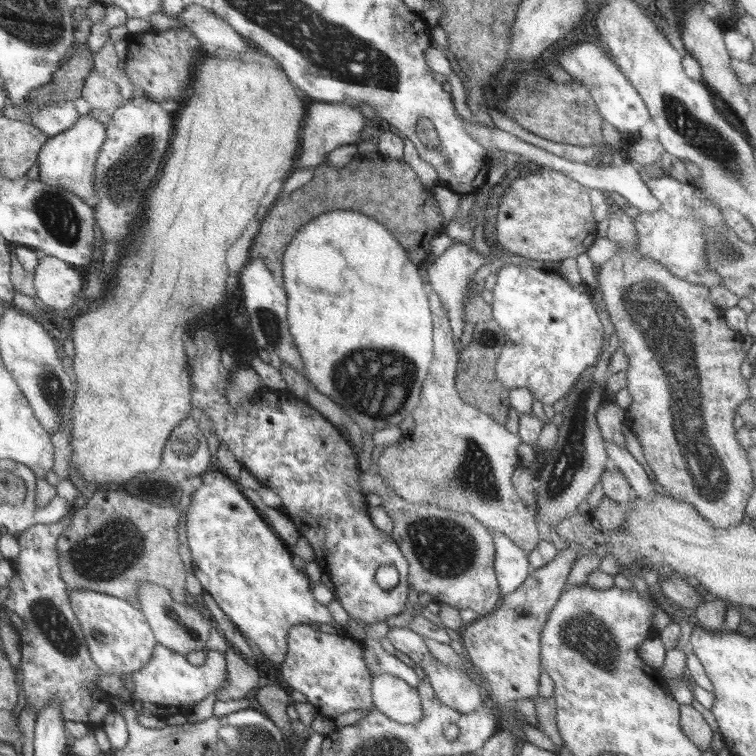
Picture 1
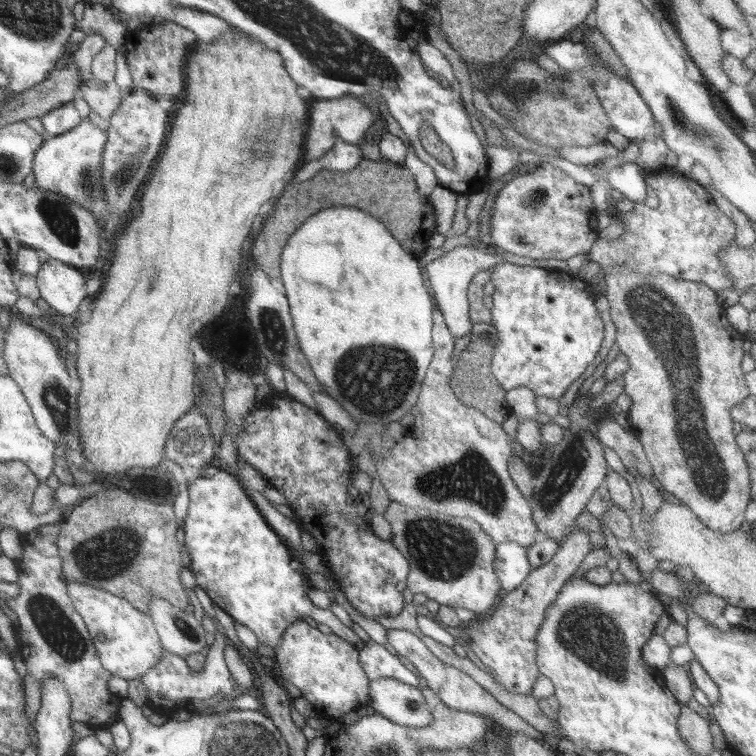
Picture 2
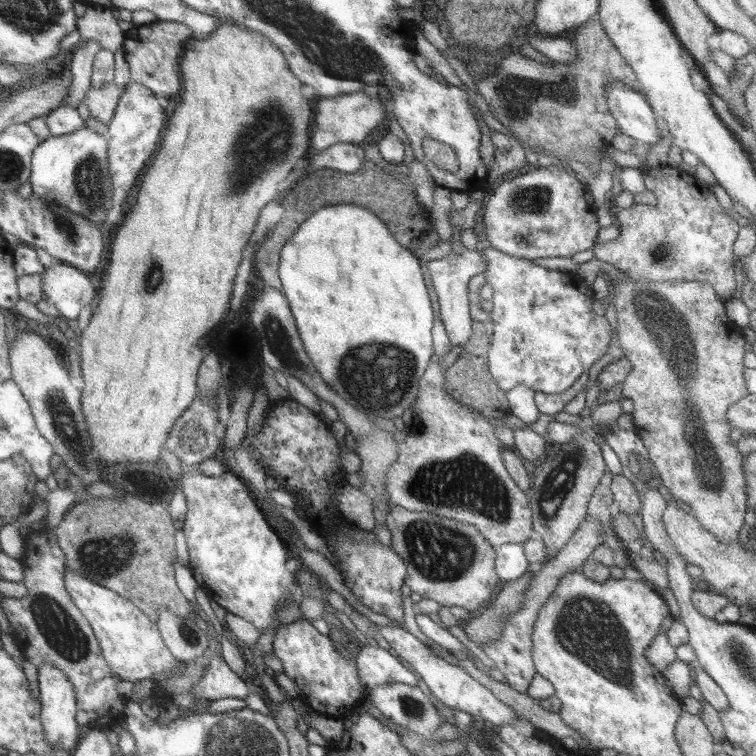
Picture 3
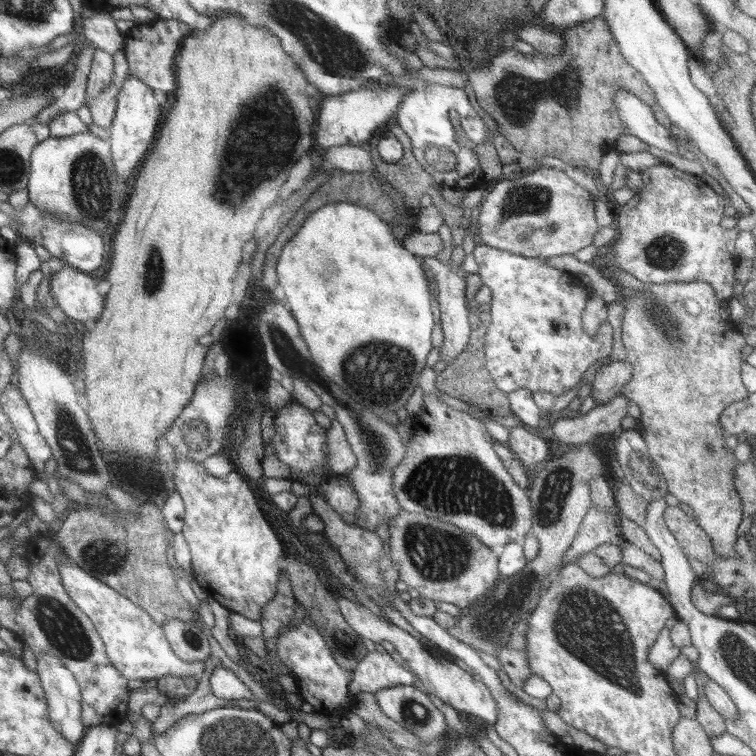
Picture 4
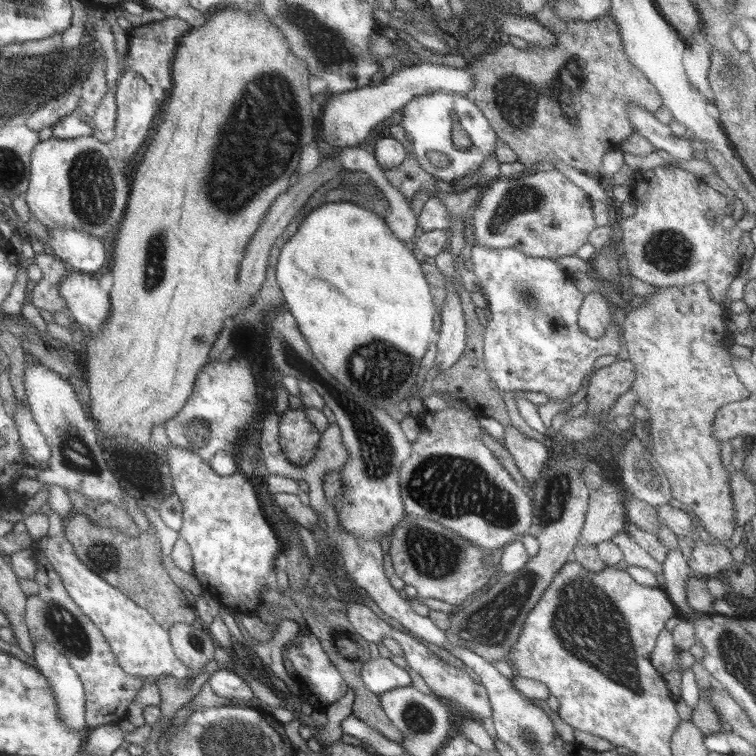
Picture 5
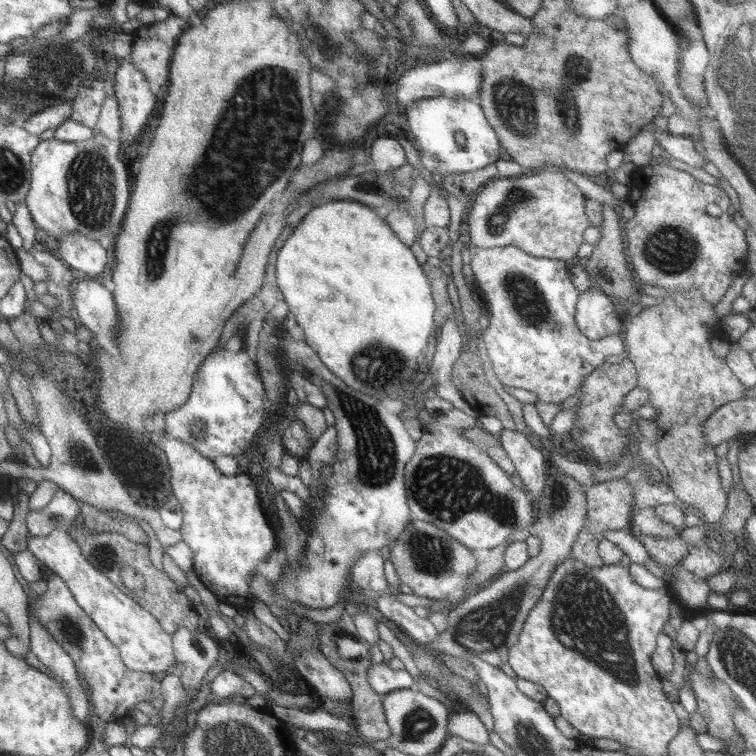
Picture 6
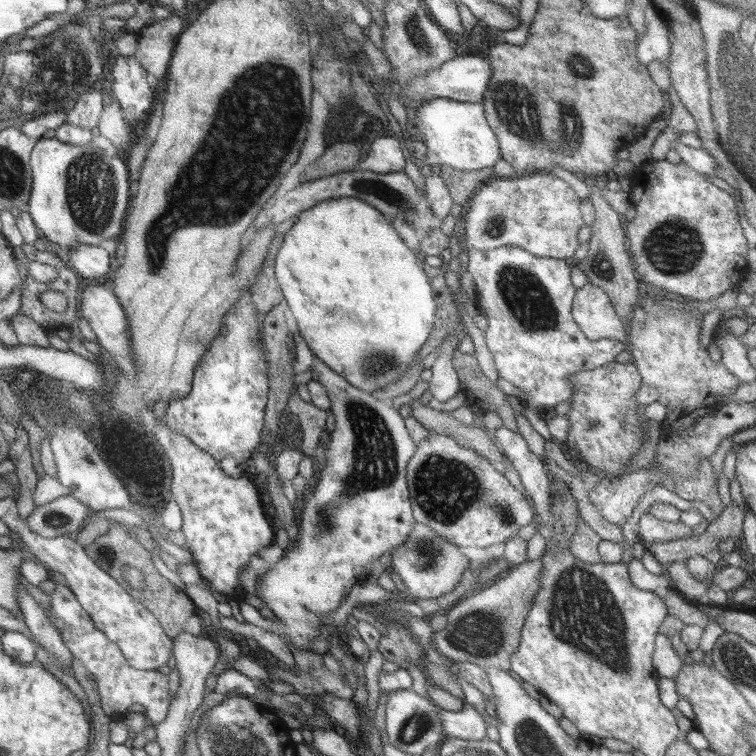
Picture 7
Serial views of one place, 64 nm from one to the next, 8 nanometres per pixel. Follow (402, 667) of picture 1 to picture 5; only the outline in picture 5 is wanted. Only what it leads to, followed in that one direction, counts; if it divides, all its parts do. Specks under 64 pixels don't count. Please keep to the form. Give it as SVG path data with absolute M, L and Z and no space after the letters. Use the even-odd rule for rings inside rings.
M382 656L376 659L371 658L363 664L361 679L366 688L378 696L396 688L412 685L408 668L402 669L394 665L390 658ZM348 687L346 695L325 710L328 723L326 726L320 727L319 738L316 739L322 746L331 746L334 742L341 740L344 735L341 722L352 714L354 698L356 698L354 691Z

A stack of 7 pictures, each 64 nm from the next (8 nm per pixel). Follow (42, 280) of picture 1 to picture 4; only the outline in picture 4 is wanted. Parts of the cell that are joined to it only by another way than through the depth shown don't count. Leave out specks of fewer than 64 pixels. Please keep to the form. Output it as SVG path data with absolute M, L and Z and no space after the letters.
M63 264L50 279L50 292L70 323L79 321L92 328L105 307L97 285L88 273Z

